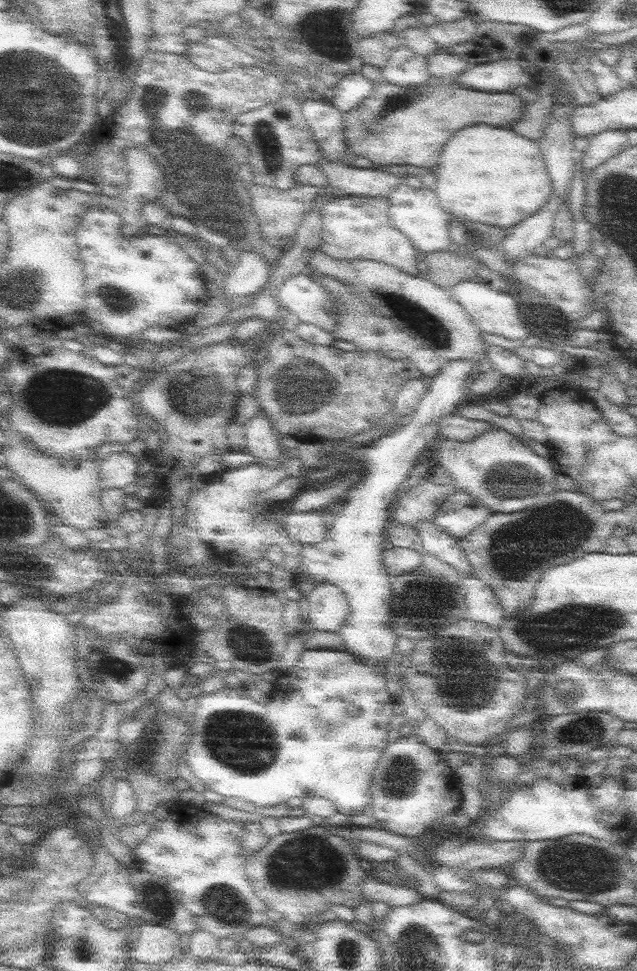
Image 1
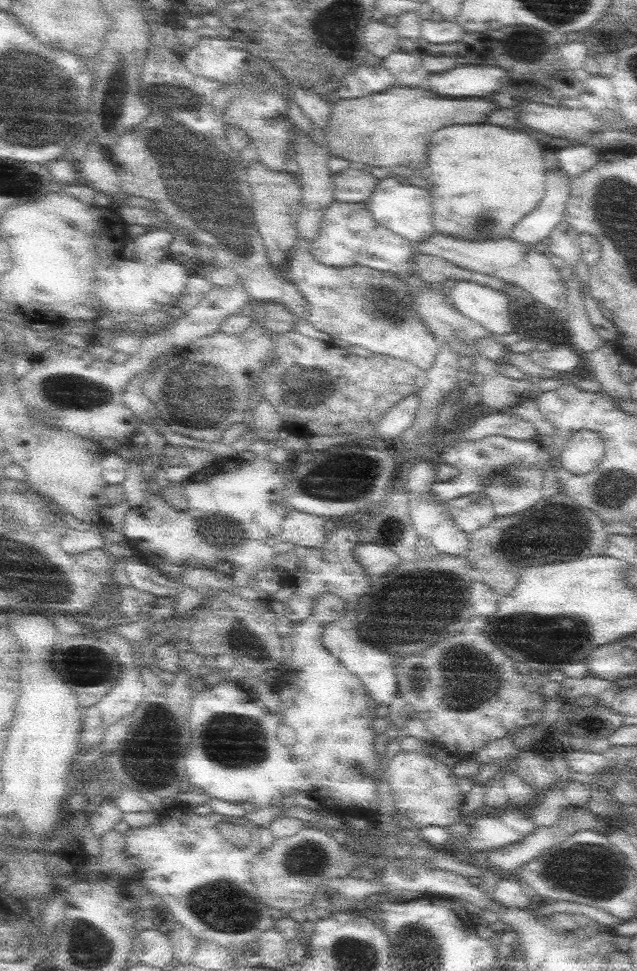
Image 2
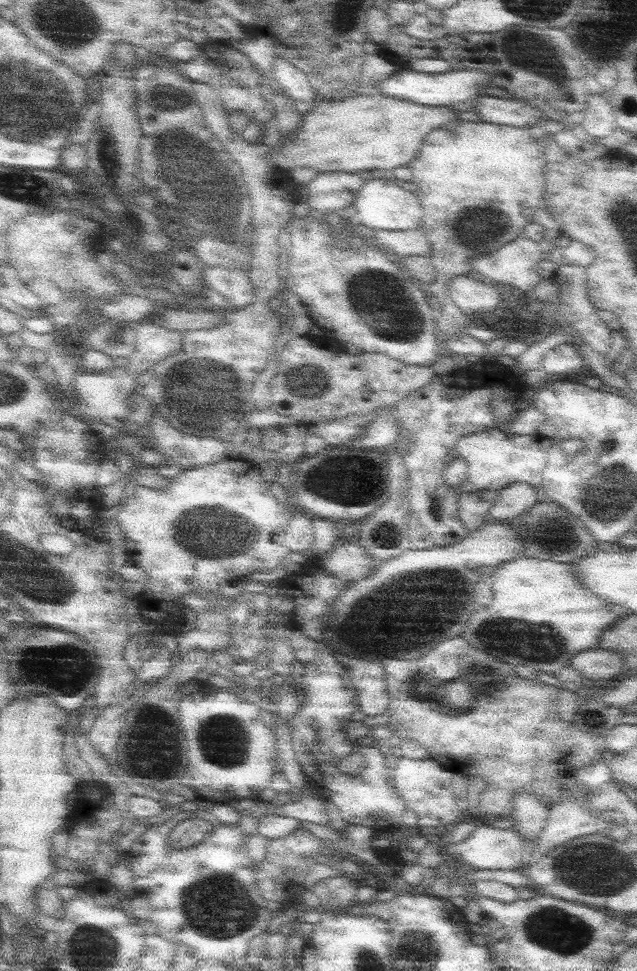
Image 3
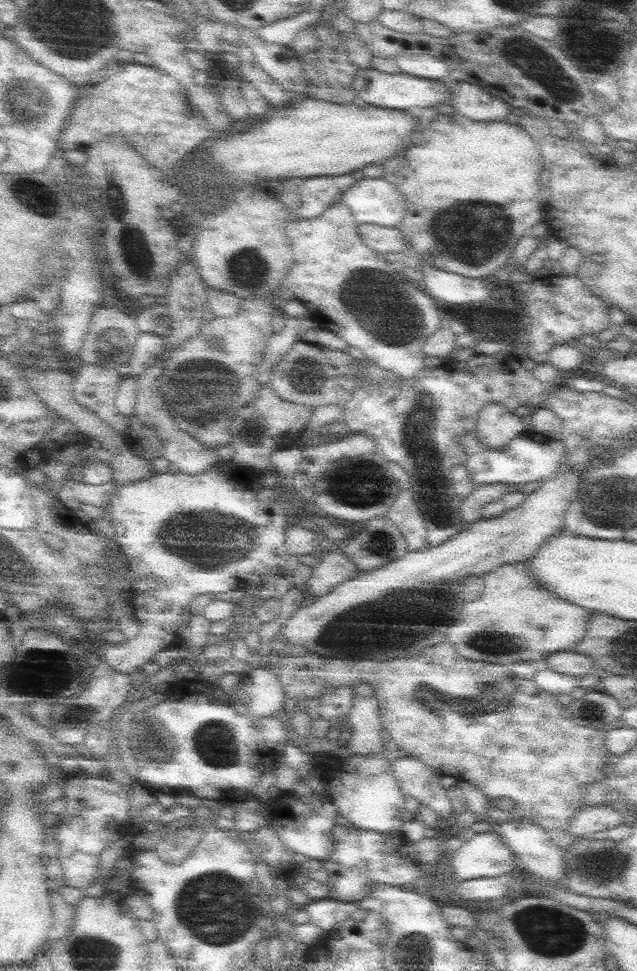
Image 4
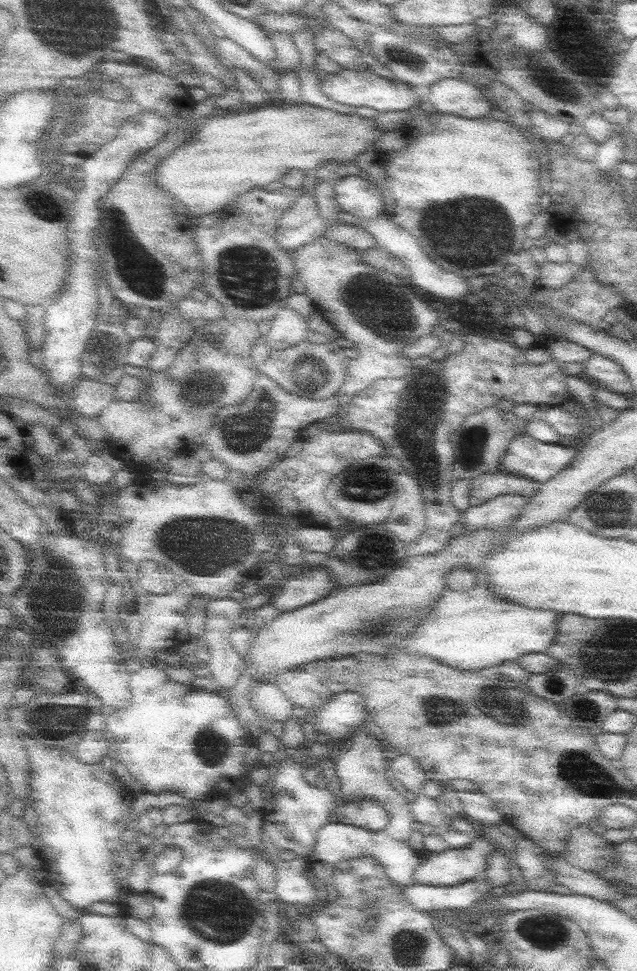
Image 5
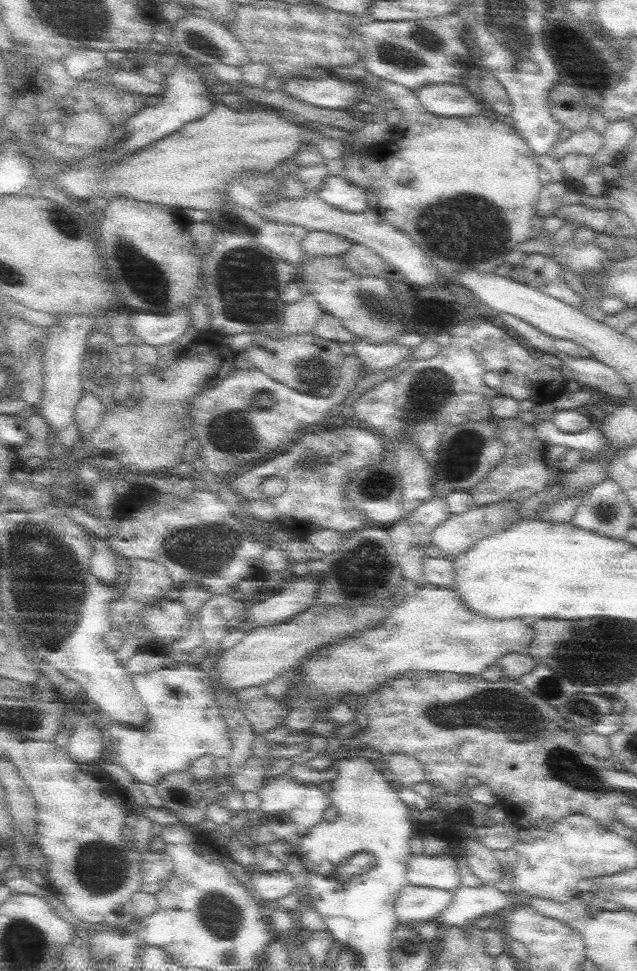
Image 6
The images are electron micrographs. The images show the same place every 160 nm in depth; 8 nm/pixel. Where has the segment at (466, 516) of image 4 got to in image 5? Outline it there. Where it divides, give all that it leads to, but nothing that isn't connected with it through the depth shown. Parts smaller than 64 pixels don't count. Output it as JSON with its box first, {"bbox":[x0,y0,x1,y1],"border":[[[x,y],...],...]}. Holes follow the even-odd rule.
{"bbox":[469,468,542,508],"border":[[[498,468],[494,472],[475,476],[471,480],[469,508],[480,506],[503,494],[520,494],[526,498],[532,498],[541,484],[542,482],[520,478]]]}

